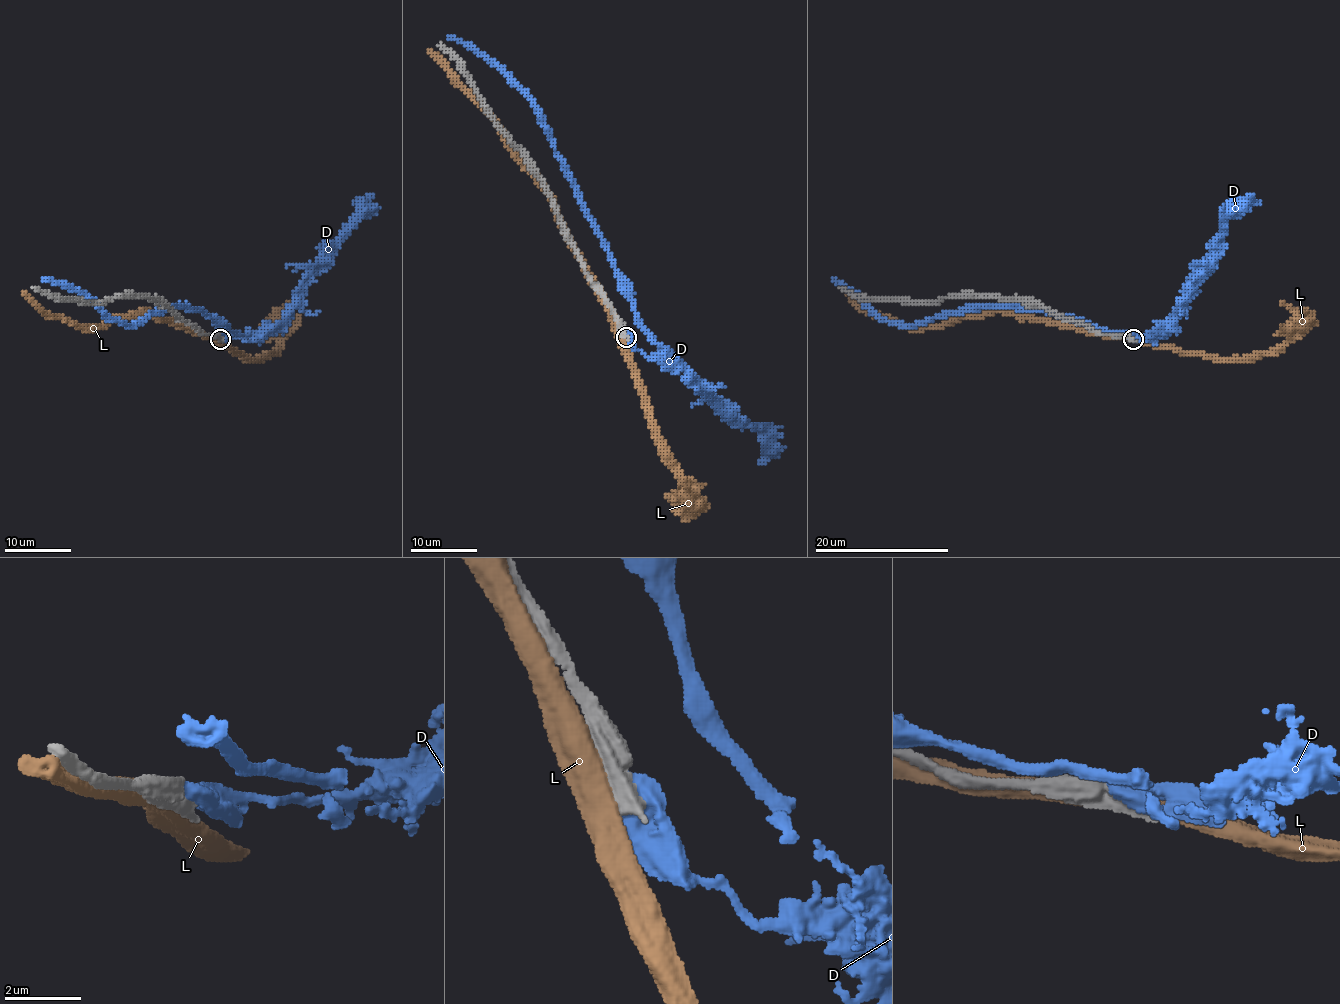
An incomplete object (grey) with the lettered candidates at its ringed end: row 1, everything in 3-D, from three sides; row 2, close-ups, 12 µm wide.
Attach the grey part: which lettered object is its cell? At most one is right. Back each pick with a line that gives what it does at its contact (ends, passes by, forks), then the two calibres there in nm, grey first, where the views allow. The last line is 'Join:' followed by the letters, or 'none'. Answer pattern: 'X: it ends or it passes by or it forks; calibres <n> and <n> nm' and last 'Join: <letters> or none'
Join: none

